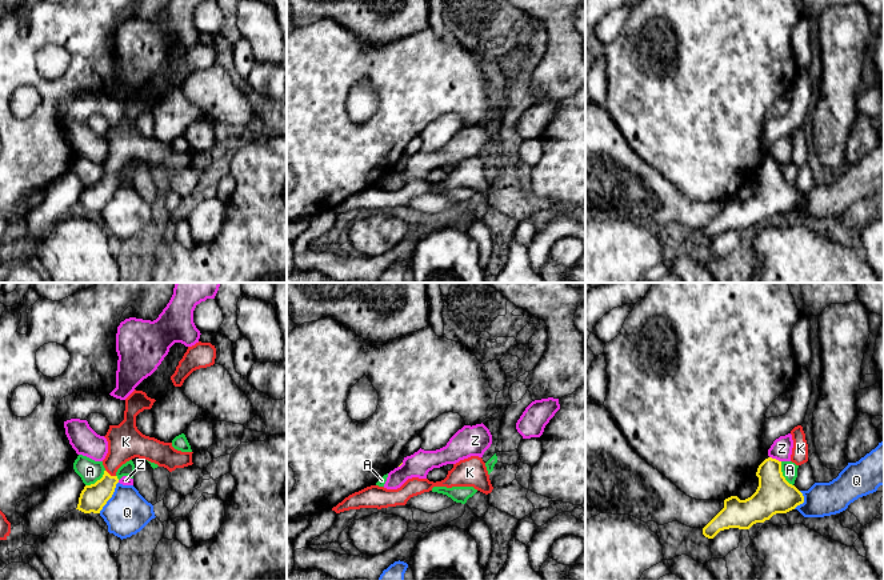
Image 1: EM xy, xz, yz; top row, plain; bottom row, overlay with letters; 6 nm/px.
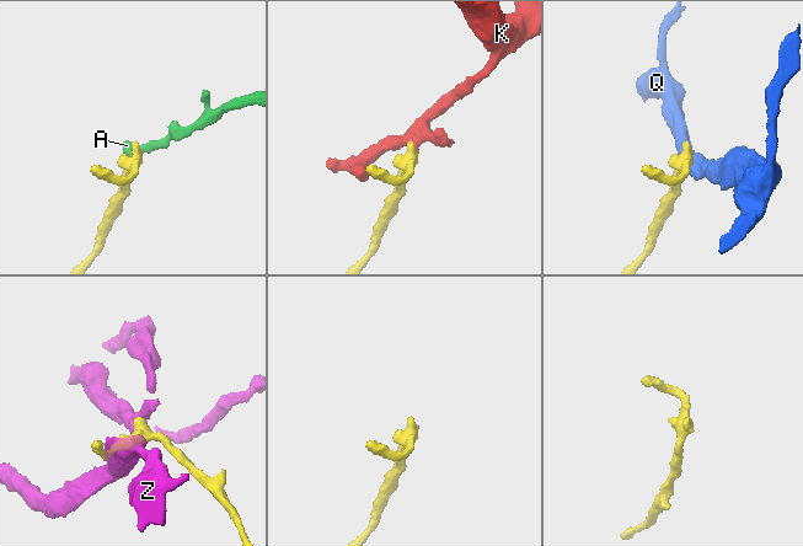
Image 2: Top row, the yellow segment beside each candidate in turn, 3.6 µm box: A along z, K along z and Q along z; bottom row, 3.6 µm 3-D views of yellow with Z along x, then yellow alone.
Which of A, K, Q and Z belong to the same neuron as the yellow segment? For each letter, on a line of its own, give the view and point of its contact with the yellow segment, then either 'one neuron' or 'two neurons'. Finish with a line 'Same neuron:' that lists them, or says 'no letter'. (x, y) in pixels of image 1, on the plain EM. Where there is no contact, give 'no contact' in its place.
A: yz (782, 175) | two neurons
K: xy (110, 176) | one neuron
Q: xy (111, 198) | two neurons
Z: yz (775, 160) | two neurons
Same neuron: K

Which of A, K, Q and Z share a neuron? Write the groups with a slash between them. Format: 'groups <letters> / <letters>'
groups A / K / Q / Z

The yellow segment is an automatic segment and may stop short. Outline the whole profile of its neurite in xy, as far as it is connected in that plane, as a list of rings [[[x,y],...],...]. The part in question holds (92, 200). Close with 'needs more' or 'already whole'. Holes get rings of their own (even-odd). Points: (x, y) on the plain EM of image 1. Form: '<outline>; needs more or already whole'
[[[136,91],[125,100],[124,121],[119,127],[109,127],[104,137],[108,143],[108,155],[103,161],[104,176],[95,185],[84,188],[76,211],[100,215],[119,184],[117,171],[135,159],[155,164],[169,173],[193,165],[193,153],[177,152],[172,144],[145,137],[137,131],[136,117],[144,111],[151,111],[155,103],[145,93]]]; needs more

